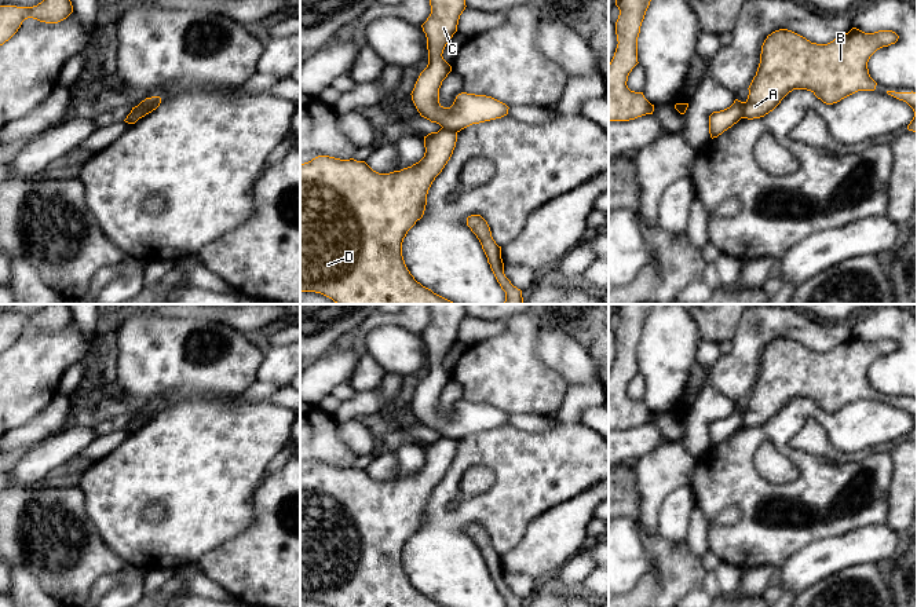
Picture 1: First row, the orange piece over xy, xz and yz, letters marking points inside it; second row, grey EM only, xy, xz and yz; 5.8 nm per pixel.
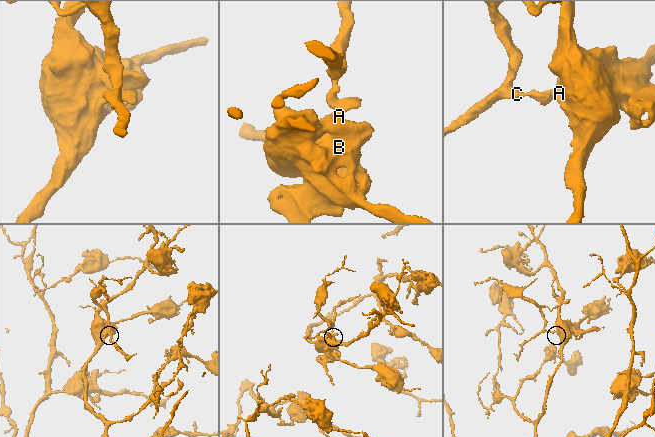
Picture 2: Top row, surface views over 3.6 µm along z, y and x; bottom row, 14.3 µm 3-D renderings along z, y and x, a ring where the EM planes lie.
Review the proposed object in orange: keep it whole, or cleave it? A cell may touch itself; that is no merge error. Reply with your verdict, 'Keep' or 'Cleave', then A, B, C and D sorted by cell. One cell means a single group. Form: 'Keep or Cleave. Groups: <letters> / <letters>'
Cleave. Groups: A B D / C

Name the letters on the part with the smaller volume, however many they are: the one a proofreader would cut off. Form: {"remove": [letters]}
{"remove": ["C"]}

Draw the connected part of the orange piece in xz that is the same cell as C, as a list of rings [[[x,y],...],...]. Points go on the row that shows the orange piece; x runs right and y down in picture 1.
[[[430,0],[431,14],[421,25],[427,37],[428,65],[420,73],[412,91],[412,100],[421,117],[445,129],[461,129],[508,114],[508,106],[492,96],[461,92],[450,107],[439,103],[439,88],[452,72],[442,54],[457,32],[465,0]]]

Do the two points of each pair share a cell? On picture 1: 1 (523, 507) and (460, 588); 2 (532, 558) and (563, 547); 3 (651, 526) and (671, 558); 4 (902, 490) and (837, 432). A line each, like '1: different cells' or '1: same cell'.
1: same cell
2: same cell
3: different cells
4: different cells

